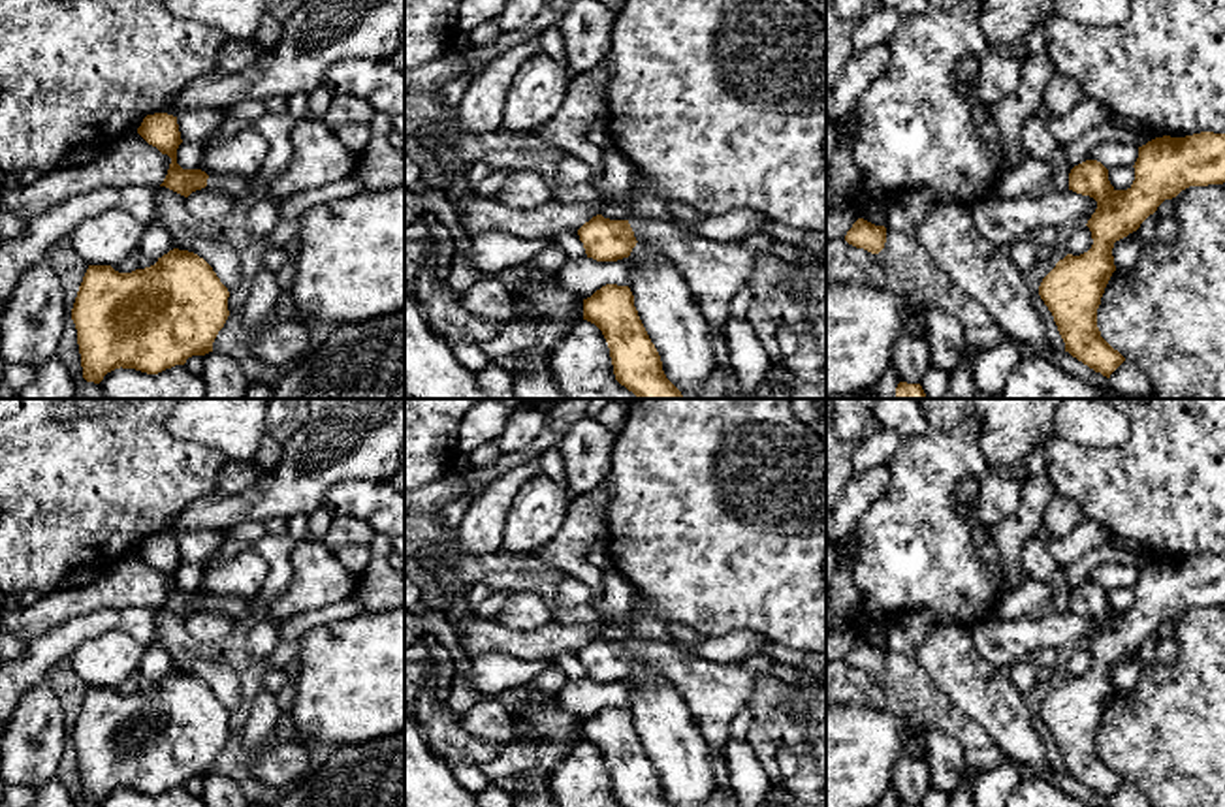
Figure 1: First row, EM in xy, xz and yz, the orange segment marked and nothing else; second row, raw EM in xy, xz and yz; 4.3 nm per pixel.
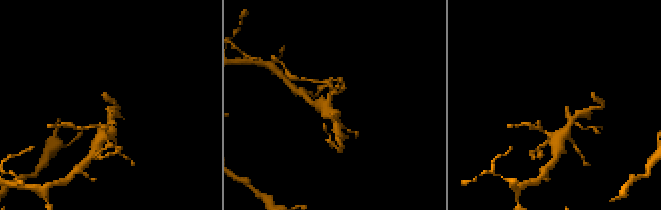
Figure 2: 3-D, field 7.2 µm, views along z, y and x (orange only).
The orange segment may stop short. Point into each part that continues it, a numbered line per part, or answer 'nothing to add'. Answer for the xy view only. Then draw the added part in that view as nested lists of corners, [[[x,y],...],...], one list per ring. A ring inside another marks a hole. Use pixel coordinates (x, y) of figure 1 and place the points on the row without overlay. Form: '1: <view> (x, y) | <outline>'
1: xy (238, 608) | [[[209,596],[207,608],[213,611],[220,611],[228,617],[231,617],[235,623],[237,621],[248,621],[256,598],[239,598],[239,596]]]

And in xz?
1: xz (714, 693) | [[[640,641],[628,645],[638,664],[664,675],[683,696],[706,743],[724,758],[734,715],[747,707],[756,672],[738,664],[713,664],[676,641]]]

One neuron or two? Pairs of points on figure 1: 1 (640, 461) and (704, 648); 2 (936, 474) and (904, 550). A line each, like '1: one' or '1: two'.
1: two
2: one

